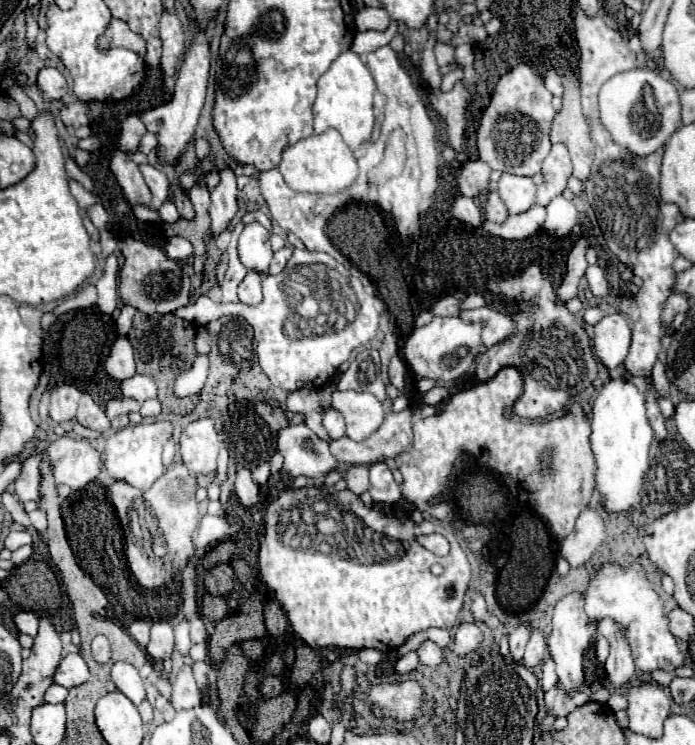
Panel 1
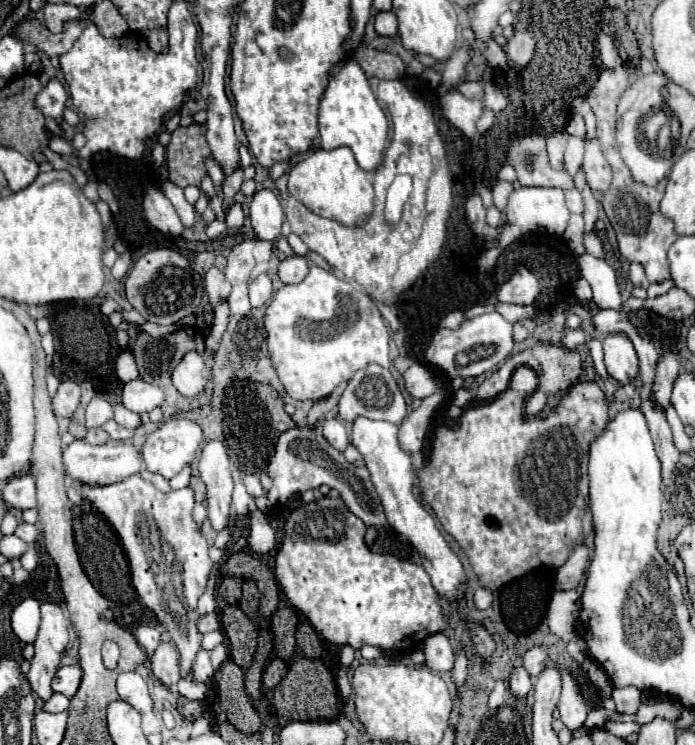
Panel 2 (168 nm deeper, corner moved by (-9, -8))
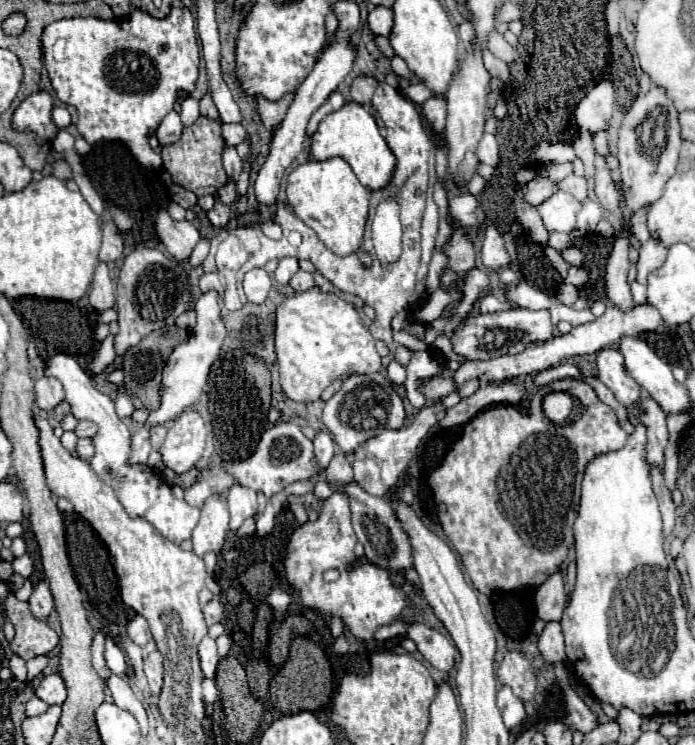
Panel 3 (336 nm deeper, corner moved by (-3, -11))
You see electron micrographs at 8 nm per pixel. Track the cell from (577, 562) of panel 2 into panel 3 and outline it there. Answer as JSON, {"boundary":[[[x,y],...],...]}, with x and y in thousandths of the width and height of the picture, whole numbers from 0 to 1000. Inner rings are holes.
{"boundary":[[[797,768],[780,787],[771,792],[771,824],[774,830],[794,835],[806,832],[812,813],[814,813],[814,795],[812,795],[812,770]]]}

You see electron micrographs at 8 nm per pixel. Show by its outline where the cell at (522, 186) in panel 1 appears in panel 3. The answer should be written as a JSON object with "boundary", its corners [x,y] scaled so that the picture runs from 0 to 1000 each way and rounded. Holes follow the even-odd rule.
{"boundary":[[[800,258],[788,268],[774,274],[774,285],[791,314],[826,309],[829,306],[826,287],[832,282],[835,282],[835,271],[817,258]]]}

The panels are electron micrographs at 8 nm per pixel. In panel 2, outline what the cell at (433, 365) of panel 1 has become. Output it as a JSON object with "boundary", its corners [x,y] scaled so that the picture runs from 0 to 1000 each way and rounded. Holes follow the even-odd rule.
{"boundary":[[[705,417],[705,420],[696,420],[696,423],[688,423],[688,426],[679,426],[673,431],[668,431],[659,442],[630,442],[613,468],[613,482],[636,495],[647,509],[653,506],[688,506],[688,503],[696,503],[699,498],[708,501],[711,495],[717,495],[717,487],[728,485],[728,479],[734,477],[737,471],[737,434],[728,431],[717,417]],[[659,474],[671,474],[679,485],[671,490],[671,493],[662,493],[656,487],[656,477]]]}

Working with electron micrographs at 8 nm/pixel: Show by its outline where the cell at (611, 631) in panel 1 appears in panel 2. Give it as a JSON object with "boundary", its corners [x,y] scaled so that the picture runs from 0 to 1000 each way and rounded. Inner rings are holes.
{"boundary":[[[898,922],[898,925],[883,925],[881,938],[886,944],[886,952],[904,960],[915,960],[921,949],[921,928],[915,922]]]}

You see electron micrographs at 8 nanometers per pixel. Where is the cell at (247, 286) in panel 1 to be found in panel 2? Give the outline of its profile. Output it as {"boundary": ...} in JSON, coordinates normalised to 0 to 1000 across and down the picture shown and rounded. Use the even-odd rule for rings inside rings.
{"boundary":[[[377,366],[360,380],[360,407],[363,412],[377,412],[388,401],[391,401],[391,377],[383,366]]]}

